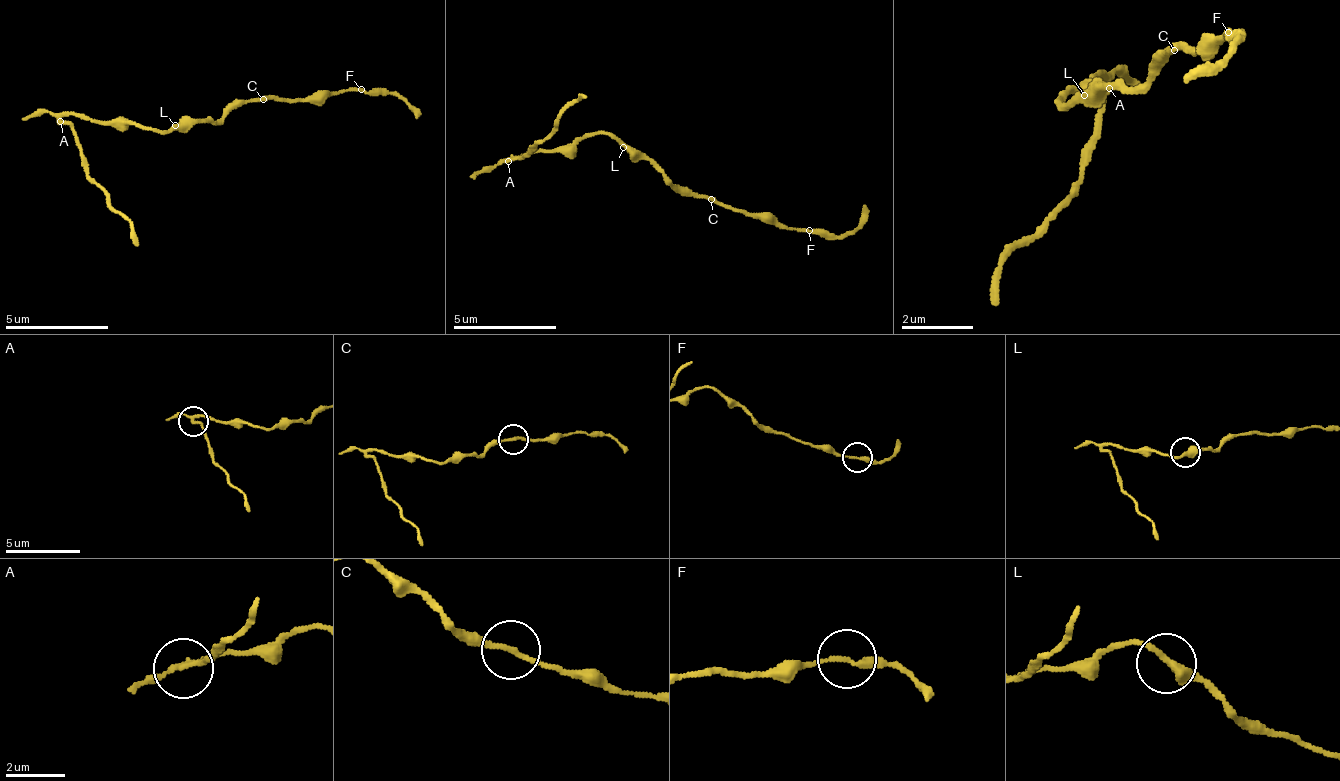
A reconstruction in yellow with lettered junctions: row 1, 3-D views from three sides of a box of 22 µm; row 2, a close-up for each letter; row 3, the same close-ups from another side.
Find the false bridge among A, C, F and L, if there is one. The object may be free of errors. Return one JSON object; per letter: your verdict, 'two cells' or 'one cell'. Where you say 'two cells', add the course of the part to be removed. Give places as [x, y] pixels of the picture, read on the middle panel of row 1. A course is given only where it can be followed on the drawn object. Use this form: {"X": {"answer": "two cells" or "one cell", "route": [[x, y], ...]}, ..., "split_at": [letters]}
{"A": {"answer": "two cells", "route": [[510, 163], [535, 147], [577, 101], [587, 96]]}, "C": {"answer": "one cell"}, "F": {"answer": "one cell"}, "L": {"answer": "one cell"}, "split_at": ["A"]}

